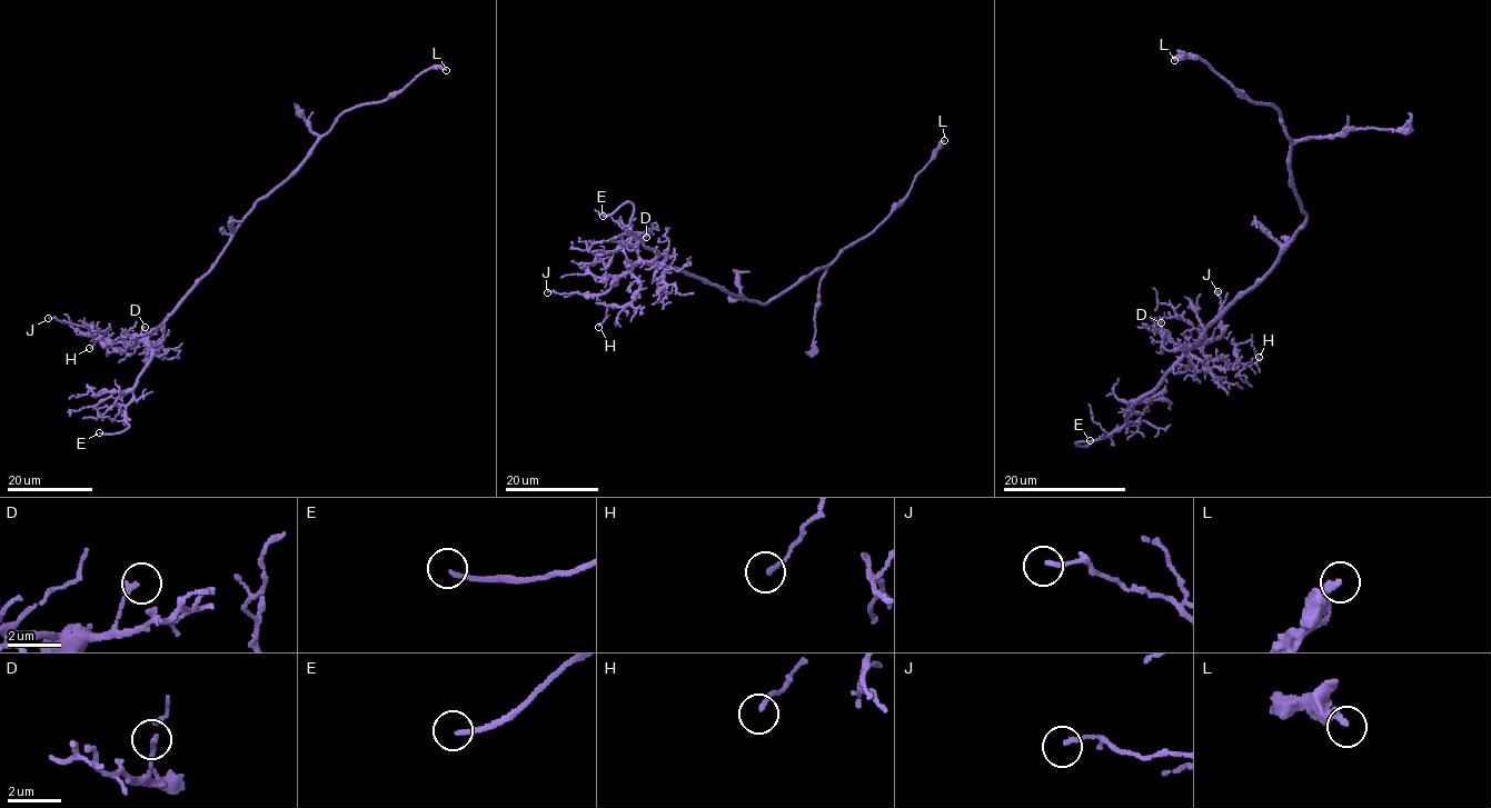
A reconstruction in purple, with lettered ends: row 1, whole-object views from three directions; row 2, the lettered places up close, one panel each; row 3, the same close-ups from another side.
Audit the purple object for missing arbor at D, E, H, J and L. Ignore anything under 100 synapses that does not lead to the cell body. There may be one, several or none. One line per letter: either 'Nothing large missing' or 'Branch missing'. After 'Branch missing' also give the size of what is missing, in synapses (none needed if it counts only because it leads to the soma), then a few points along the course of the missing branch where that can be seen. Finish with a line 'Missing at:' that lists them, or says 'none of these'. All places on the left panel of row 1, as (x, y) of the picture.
D: Nothing large missing
E: Branch missing. Course of what is missing: (99, 432), (83, 429), (76, 441)
H: Nothing large missing
J: Nothing large missing
L: Nothing large missing
Missing at: E

